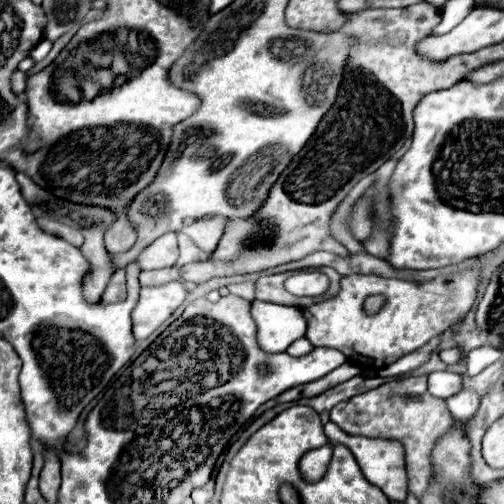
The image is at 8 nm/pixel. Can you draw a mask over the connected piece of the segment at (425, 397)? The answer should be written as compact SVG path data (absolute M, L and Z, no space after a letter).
M427 376L397 378L369 392L357 394L345 402L339 402L331 410L331 420L351 436L399 440L405 448L409 494L413 496L425 492L431 482L431 450L435 442L439 440L439 436L445 436L455 426L455 418L447 410L445 402L427 392Z

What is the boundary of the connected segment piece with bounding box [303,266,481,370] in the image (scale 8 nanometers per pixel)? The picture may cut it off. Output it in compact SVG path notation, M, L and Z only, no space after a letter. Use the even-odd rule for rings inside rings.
M481 266L465 268L449 276L439 276L423 284L399 278L381 278L375 274L343 276L337 296L303 308L303 316L307 320L305 336L313 346L341 350L361 370L379 370L397 358L415 352L431 338L441 336L447 328L457 324L475 304L479 282ZM375 294L383 296L385 304L379 312L367 314L363 304Z

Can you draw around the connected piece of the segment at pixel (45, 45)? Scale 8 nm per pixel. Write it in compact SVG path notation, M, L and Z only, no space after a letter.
M41 40L41 42L39 42L39 44L29 52L29 58L33 58L35 62L43 60L43 58L49 54L51 46L53 46L53 42L49 42L49 40Z

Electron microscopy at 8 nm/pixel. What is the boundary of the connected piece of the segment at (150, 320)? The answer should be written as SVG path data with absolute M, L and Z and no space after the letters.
M183 282L141 288L139 302L131 314L135 340L145 340L151 332L155 332L183 304L185 296L187 290Z

